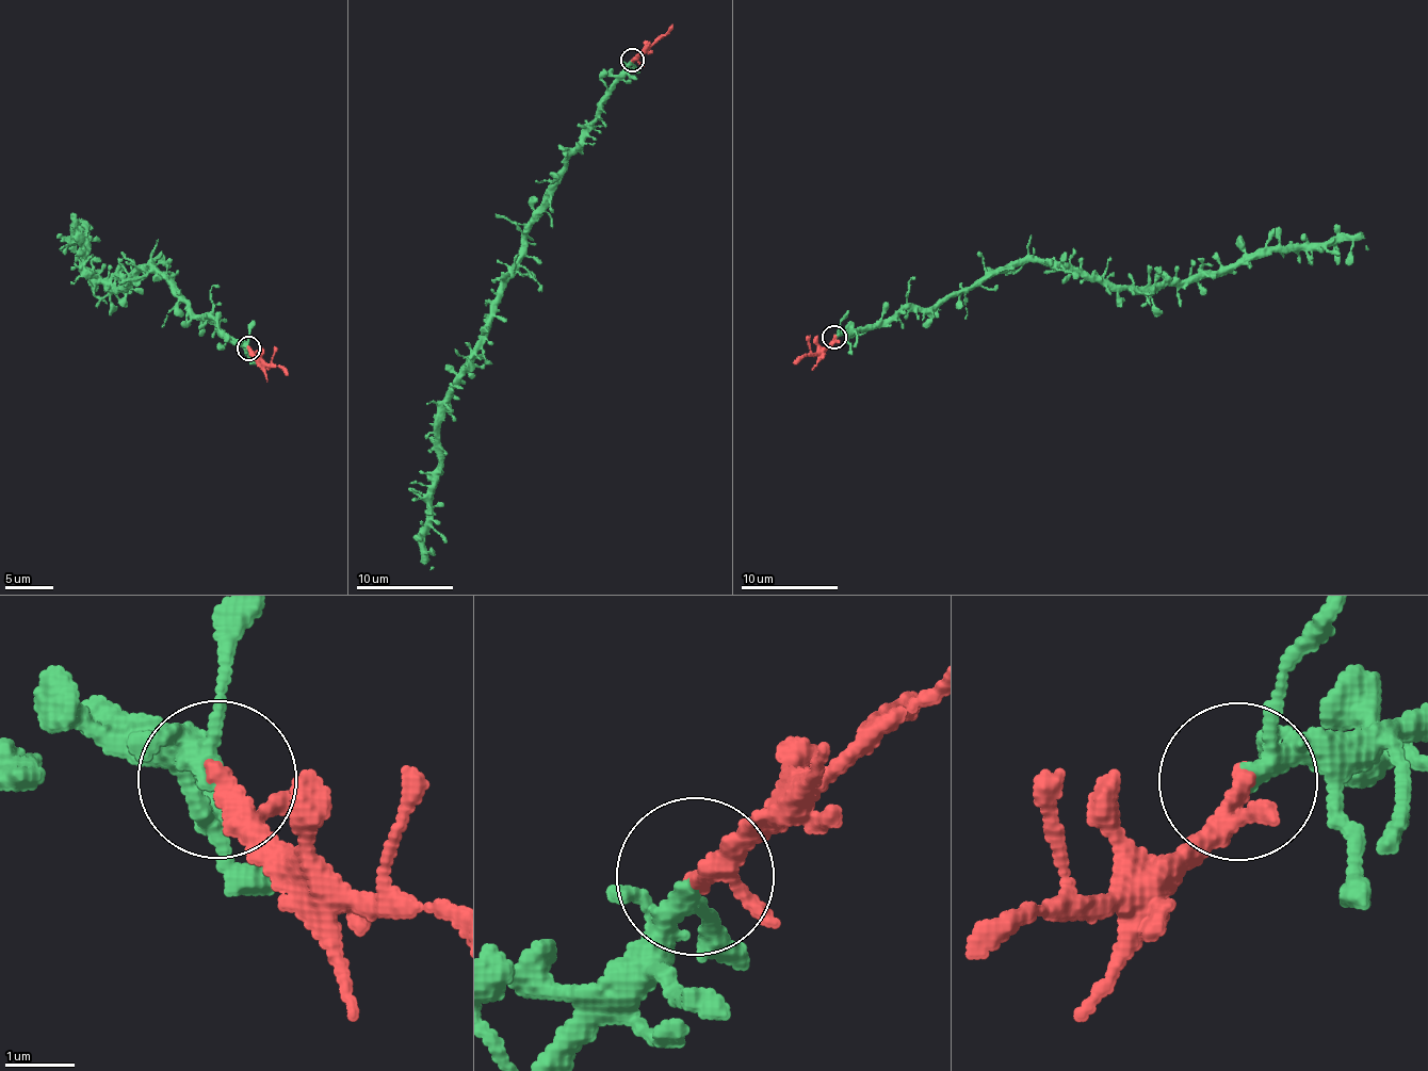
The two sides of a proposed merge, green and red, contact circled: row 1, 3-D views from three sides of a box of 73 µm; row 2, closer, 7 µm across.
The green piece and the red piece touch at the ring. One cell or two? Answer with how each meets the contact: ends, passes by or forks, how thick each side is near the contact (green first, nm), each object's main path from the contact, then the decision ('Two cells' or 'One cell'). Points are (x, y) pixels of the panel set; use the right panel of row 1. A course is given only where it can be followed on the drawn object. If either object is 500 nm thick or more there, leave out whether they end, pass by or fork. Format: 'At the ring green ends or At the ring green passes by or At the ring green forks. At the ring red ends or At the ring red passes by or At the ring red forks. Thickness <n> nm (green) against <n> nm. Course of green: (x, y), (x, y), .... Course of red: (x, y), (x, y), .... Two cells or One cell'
At the ring green forks. At the ring red passes by. Thickness 180 nm (green) against 240 nm. Course of green: (833, 336), (932, 308), (1020, 262), (1163, 288), (1336, 240), (1352, 242), (1345, 264). Course of red: (833, 336), (820, 352), (801, 356), (793, 363). One cell

